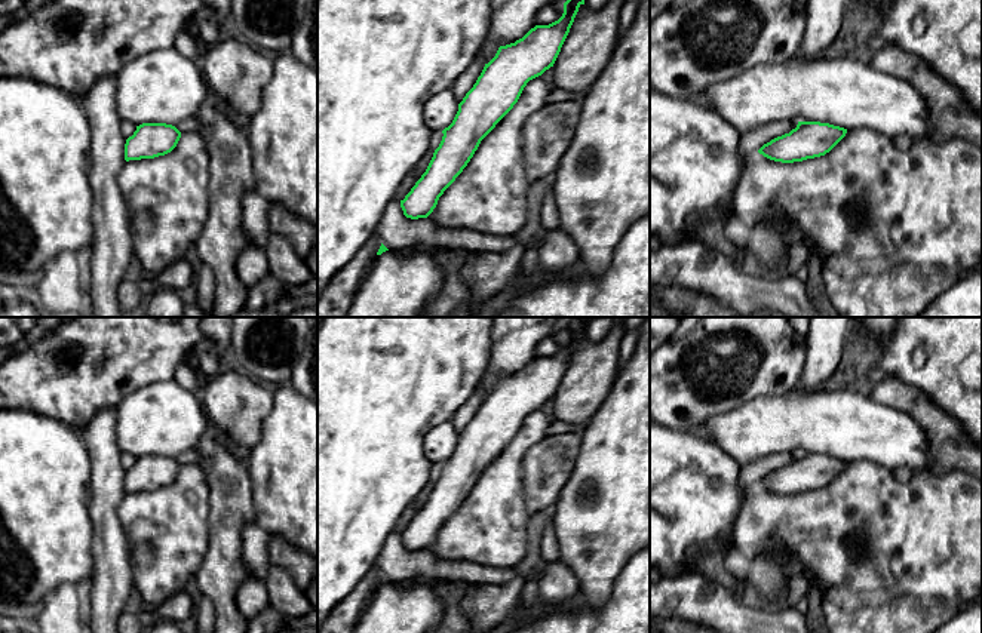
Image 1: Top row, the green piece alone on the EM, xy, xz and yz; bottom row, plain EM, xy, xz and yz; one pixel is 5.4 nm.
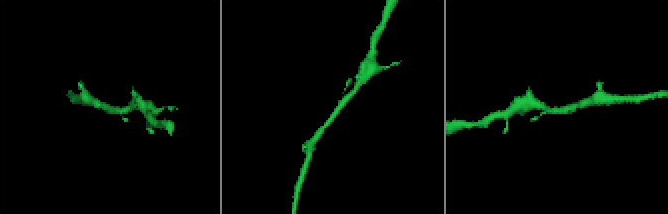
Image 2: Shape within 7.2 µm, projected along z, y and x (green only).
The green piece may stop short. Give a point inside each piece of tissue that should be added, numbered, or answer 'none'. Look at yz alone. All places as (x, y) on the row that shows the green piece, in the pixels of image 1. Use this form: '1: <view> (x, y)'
none

